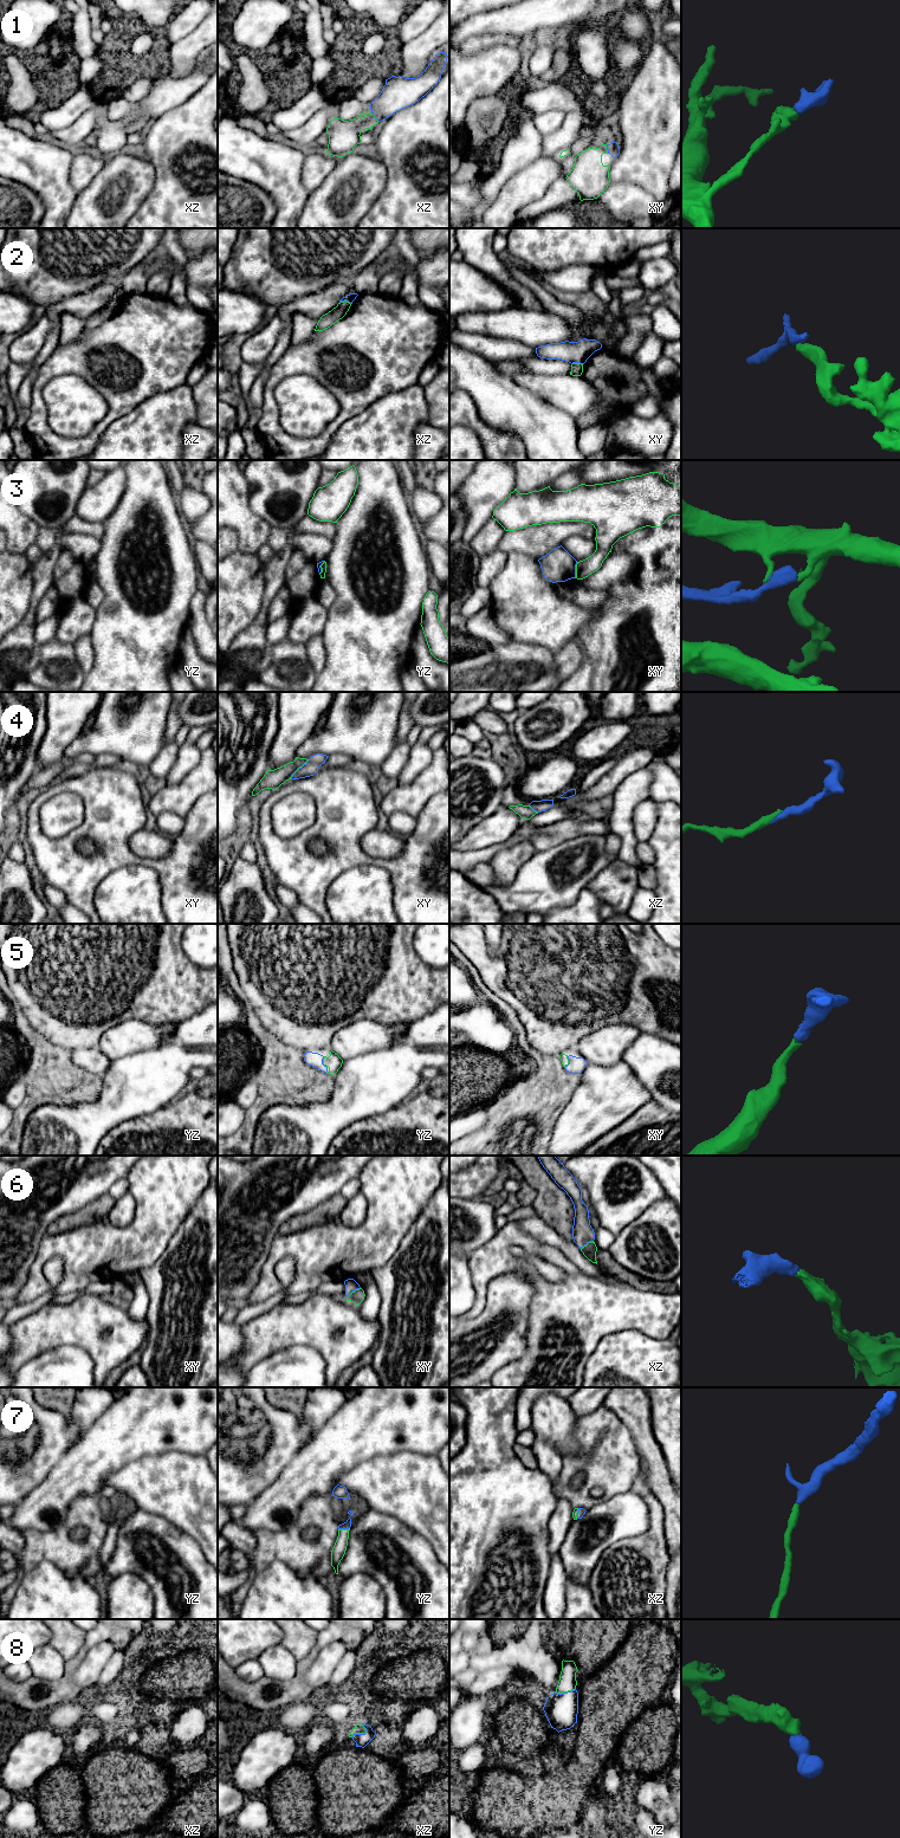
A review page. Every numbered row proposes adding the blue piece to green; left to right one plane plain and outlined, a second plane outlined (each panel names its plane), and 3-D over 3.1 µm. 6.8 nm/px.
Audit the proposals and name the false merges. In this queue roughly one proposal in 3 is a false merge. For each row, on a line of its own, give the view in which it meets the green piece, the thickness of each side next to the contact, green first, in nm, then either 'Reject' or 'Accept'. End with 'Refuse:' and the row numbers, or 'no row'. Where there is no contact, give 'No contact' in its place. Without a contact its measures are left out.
1: Touches green in xz. Thickness 200 nm (green) against 220 nm. Accept
2: Touches green in xz. Thickness 90 nm (green) against 60 nm. Accept
3: Touches green in xy. Thickness 120 nm (green) against 220 nm. Reject
4: Touches green in xy. Thickness 130 nm (green) against 90 nm. Accept
5: Touches green in yz. Thickness 100 nm (green) against 100 nm. Accept
6: Touches green in xy. Thickness 90 nm (green) against 80 nm. Accept
7: Touches green in yz. Thickness 90 nm (green) against 50 nm. Accept
8: Touches green in xz. Thickness 60 nm (green) against 90 nm. Accept
Refuse: 3

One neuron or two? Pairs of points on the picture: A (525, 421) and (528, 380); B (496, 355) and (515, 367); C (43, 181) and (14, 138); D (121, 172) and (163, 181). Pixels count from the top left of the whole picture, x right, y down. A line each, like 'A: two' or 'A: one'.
A: two
B: two
C: one
D: two

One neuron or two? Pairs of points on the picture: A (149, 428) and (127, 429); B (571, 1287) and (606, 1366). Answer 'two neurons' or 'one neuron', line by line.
A: one neuron
B: two neurons

